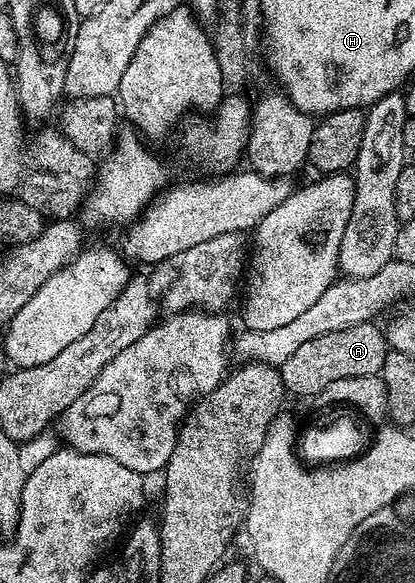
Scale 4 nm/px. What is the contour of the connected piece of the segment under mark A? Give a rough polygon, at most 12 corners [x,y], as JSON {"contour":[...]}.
{"contour":[[366,321],[317,335],[278,366],[288,394],[382,374],[386,332]]}

